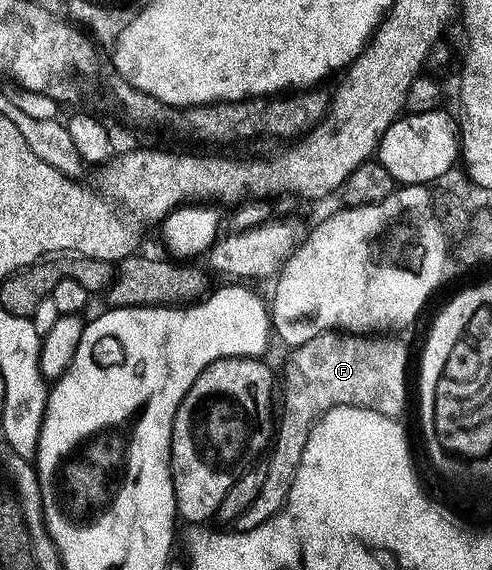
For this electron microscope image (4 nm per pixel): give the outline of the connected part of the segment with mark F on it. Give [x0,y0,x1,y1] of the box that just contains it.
[237,333,412,532]

